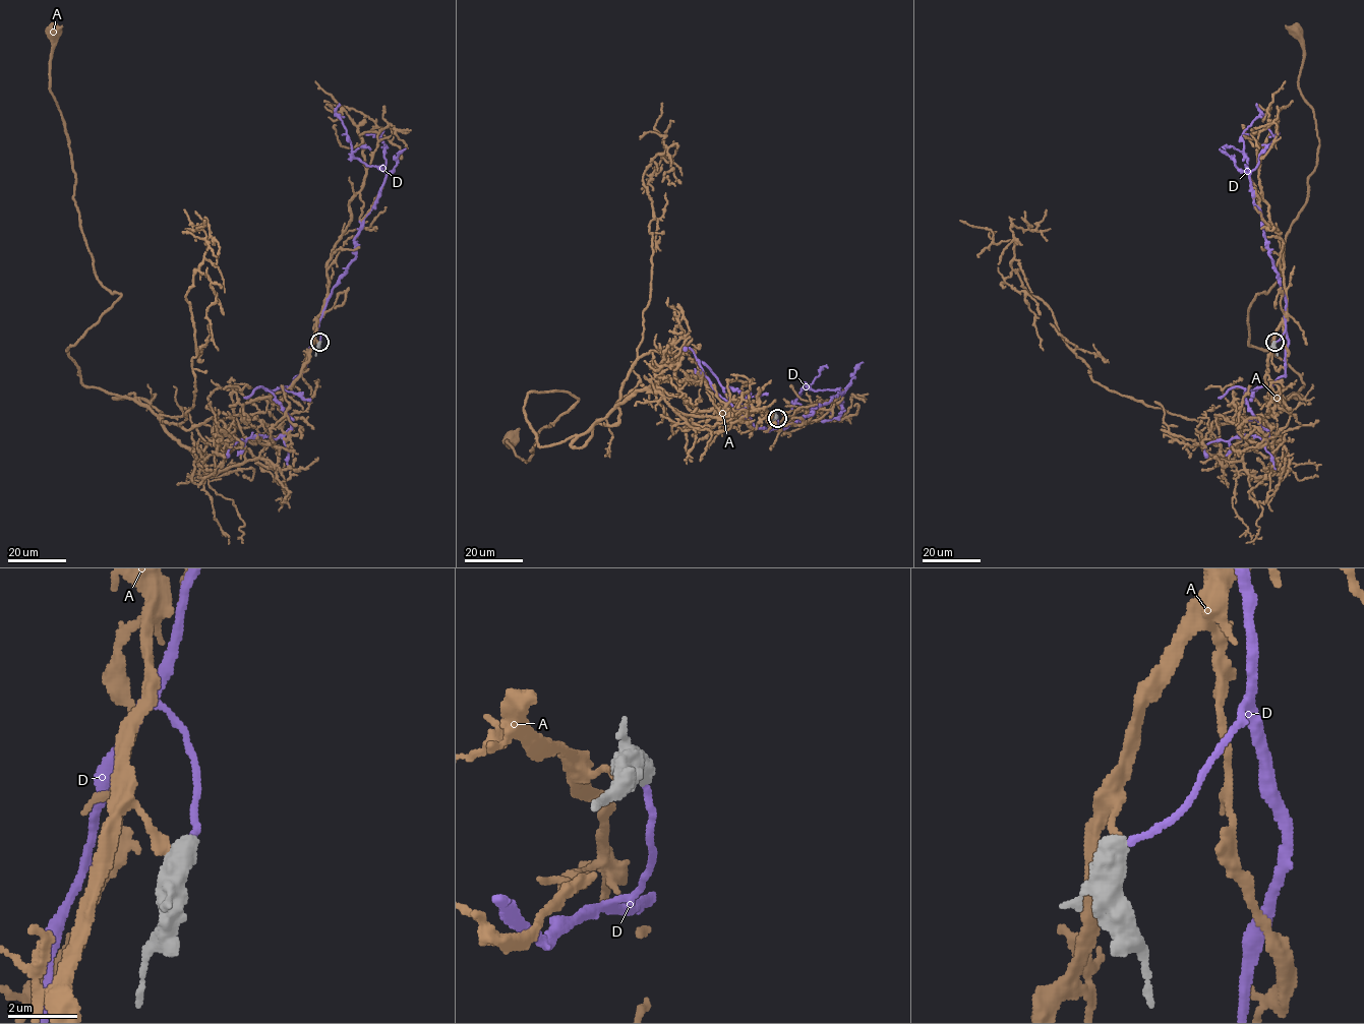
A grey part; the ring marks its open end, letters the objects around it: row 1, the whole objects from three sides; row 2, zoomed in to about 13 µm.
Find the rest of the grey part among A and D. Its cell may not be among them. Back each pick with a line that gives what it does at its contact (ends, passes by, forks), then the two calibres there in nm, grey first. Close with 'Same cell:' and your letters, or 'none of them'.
D: it ends | 700/190 nm
Same cell: D

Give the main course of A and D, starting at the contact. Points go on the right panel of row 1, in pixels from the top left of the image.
A: (1273, 343), (1269, 415), (1211, 429), (1303, 386), (1249, 345), (1247, 320), (1316, 163), (1298, 29)
D: (1276, 342), (1285, 329), (1285, 298), (1260, 209), (1254, 202), (1243, 152), (1243, 132), (1260, 113), (1256, 104)

